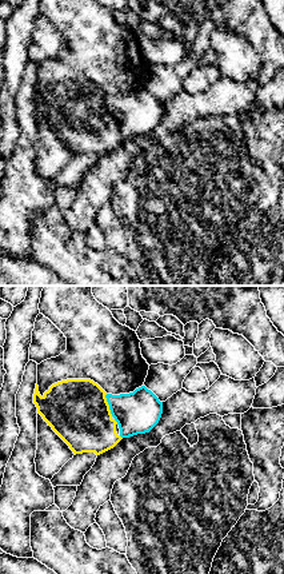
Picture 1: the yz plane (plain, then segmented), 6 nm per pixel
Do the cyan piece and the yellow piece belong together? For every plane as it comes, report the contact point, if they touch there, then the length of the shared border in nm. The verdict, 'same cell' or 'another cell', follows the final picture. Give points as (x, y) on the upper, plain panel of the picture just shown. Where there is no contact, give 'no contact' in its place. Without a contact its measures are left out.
(108, 104) | 140 nm

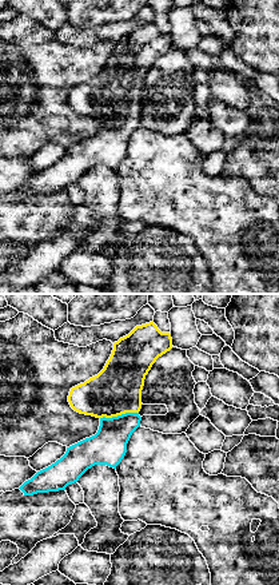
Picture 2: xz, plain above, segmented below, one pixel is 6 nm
(119, 116) | 240 nm

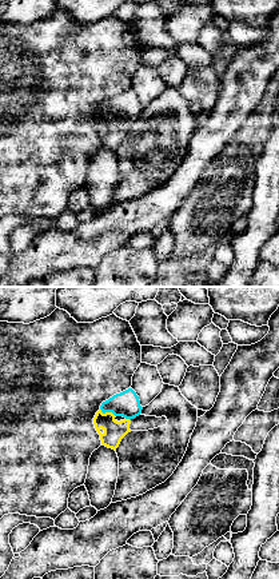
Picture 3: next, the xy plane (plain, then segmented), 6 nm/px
(107, 112) | 110 nm

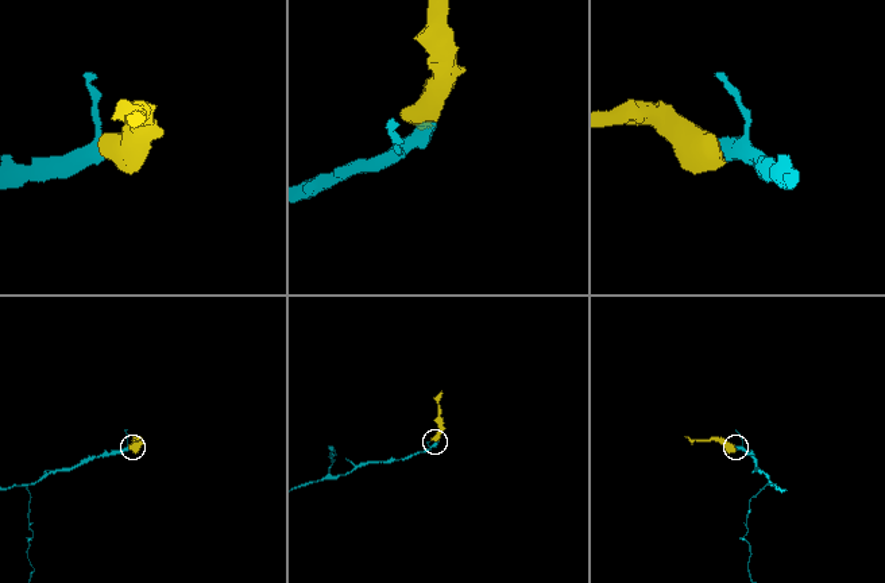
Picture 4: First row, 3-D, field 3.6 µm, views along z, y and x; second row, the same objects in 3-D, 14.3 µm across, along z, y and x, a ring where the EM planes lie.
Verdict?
same cell

